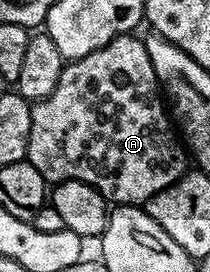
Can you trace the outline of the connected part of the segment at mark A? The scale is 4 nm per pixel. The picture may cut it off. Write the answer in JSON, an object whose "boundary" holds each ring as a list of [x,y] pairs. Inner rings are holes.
{"boundary":[[[132,33],[119,35],[102,49],[65,62],[54,93],[32,104],[26,162],[42,173],[45,183],[86,182],[99,190],[109,204],[144,205],[150,197],[178,182],[189,170],[190,159],[166,110],[166,99],[154,73],[150,53],[146,53],[143,38],[136,37]]]}

